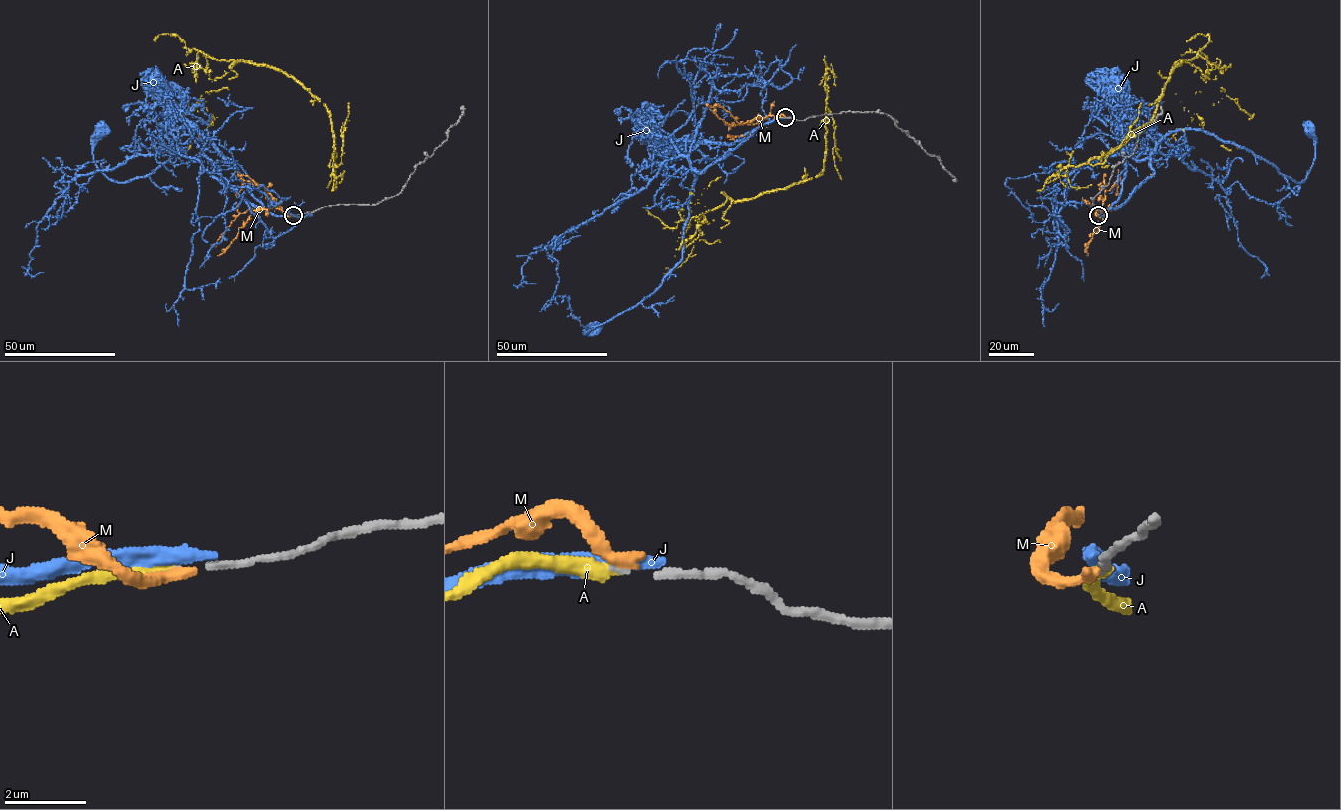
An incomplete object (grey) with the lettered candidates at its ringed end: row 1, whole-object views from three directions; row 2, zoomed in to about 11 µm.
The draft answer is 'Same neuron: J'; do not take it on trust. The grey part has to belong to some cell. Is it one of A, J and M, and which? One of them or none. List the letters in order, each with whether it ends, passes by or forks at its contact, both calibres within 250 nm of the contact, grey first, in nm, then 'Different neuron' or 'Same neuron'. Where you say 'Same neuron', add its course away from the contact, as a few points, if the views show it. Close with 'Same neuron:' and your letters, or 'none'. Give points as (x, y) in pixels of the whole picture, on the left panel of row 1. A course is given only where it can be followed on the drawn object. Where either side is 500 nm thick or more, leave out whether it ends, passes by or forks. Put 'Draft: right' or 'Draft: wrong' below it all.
A: It ends there. Thickness 110 nm (grey) against 320 nm. Different neuron
J: Thickness 130 nm (grey) against 500 nm. Different neuron
M: It ends there. Thickness 110 nm (grey) against 360 nm. Different neuron
Same neuron: none
Draft: wrong

